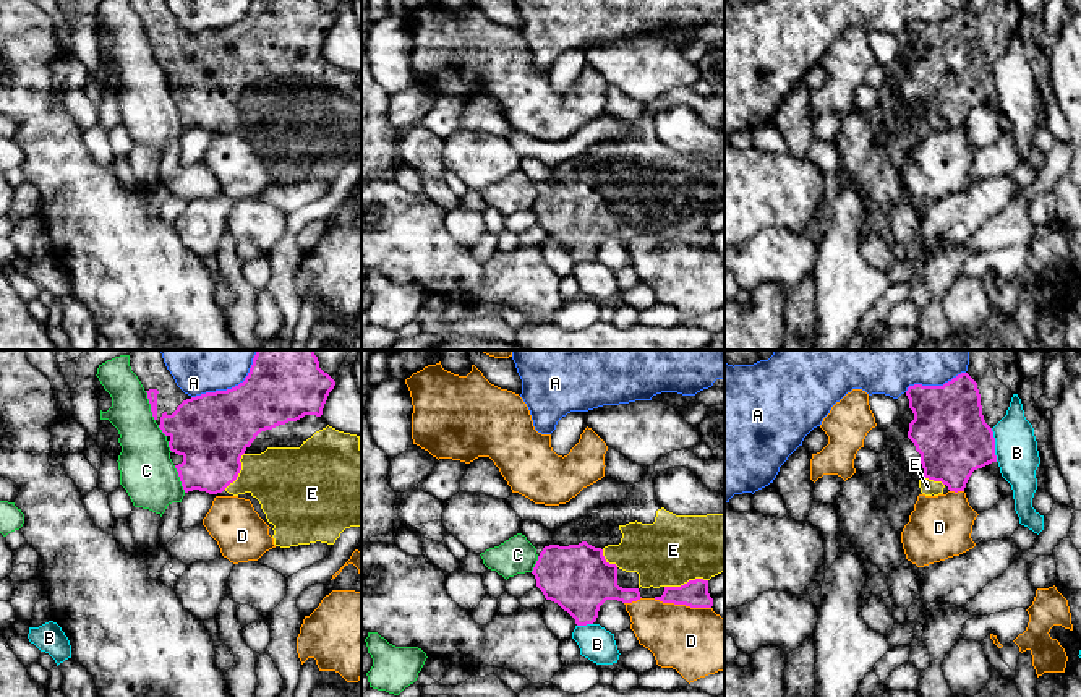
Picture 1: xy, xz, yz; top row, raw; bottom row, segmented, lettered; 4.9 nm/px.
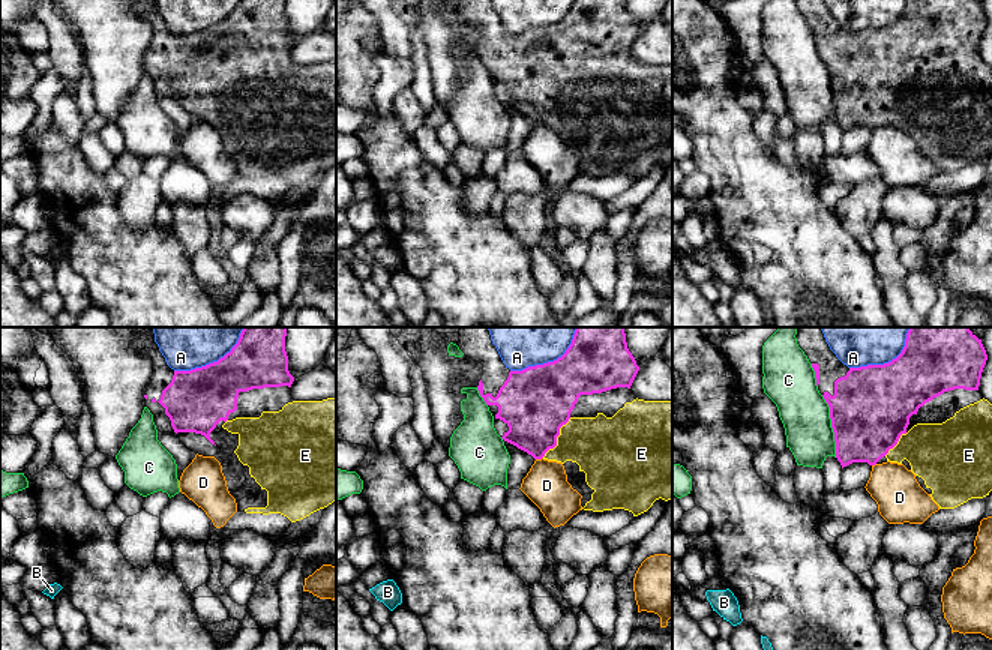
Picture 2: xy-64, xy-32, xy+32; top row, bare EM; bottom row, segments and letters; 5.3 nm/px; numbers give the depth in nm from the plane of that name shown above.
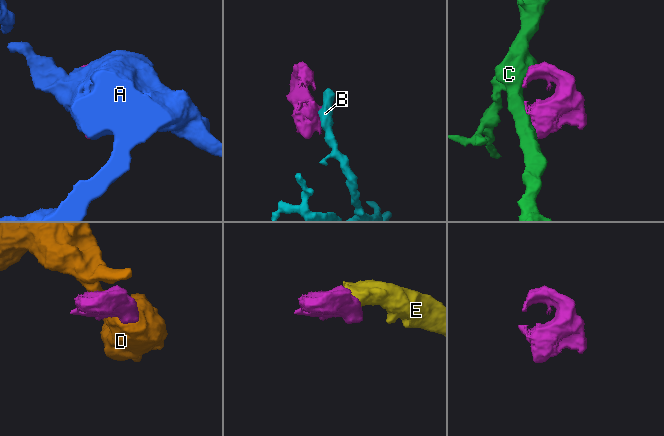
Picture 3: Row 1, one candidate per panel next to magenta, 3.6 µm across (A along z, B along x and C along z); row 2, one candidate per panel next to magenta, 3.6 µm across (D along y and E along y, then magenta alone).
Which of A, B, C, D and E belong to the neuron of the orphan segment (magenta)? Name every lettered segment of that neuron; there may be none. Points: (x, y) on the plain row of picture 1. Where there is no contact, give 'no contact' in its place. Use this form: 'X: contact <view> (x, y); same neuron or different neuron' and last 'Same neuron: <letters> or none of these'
A: contact xy (227, 26); different neuron
B: contact yz (994, 81); different neuron
C: contact xy (151, 42); different neuron
D: contact xz (683, 240); different neuron
E: contact xz (687, 219); same neuron
Same neuron: E

